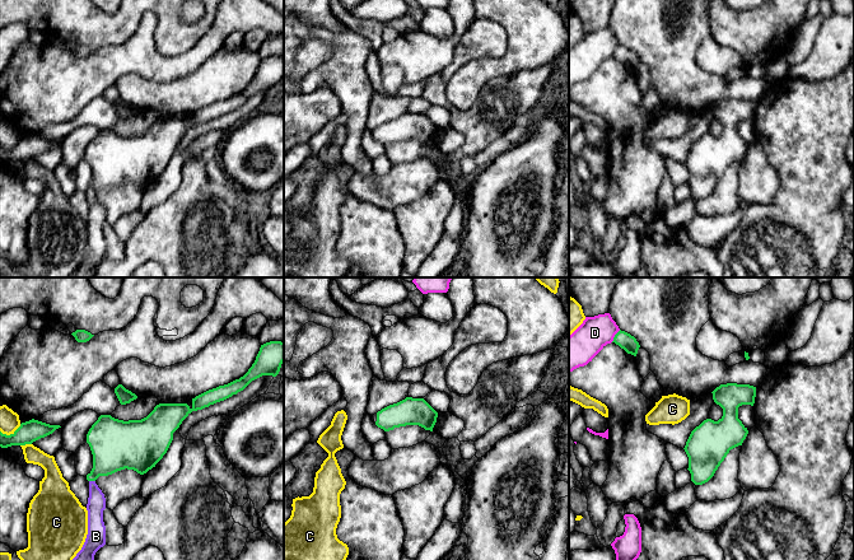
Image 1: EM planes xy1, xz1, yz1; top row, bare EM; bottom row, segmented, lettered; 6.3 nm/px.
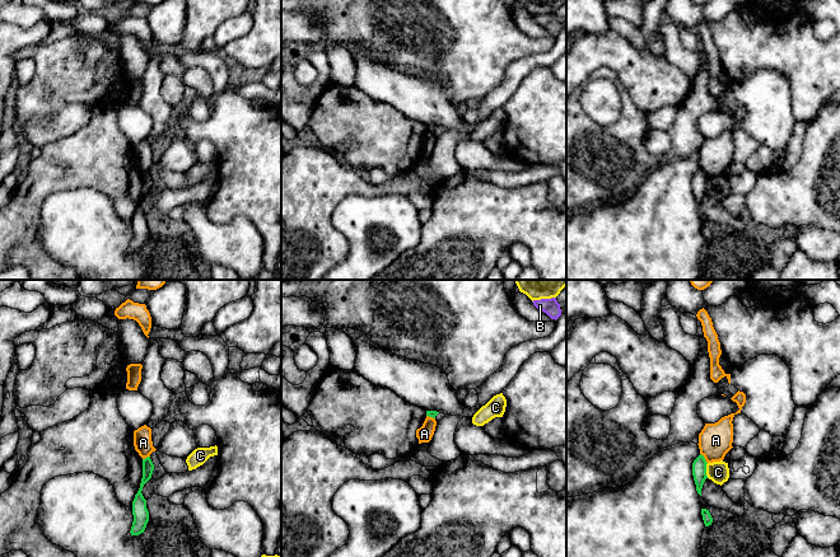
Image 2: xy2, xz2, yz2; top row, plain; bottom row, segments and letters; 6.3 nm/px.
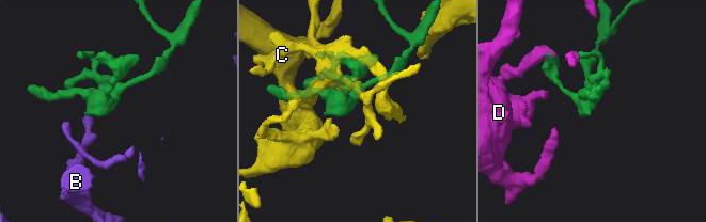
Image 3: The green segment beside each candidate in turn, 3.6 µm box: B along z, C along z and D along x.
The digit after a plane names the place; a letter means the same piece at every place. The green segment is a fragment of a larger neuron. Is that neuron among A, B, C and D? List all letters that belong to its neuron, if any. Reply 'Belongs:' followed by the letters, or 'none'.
Belongs: B

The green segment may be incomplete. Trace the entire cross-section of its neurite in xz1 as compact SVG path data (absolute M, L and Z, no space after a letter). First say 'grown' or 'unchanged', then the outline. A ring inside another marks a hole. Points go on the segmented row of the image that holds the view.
unchanged | M406 397L377 412L375 425L384 431L406 425L419 425L433 431L438 412L424 400Z

